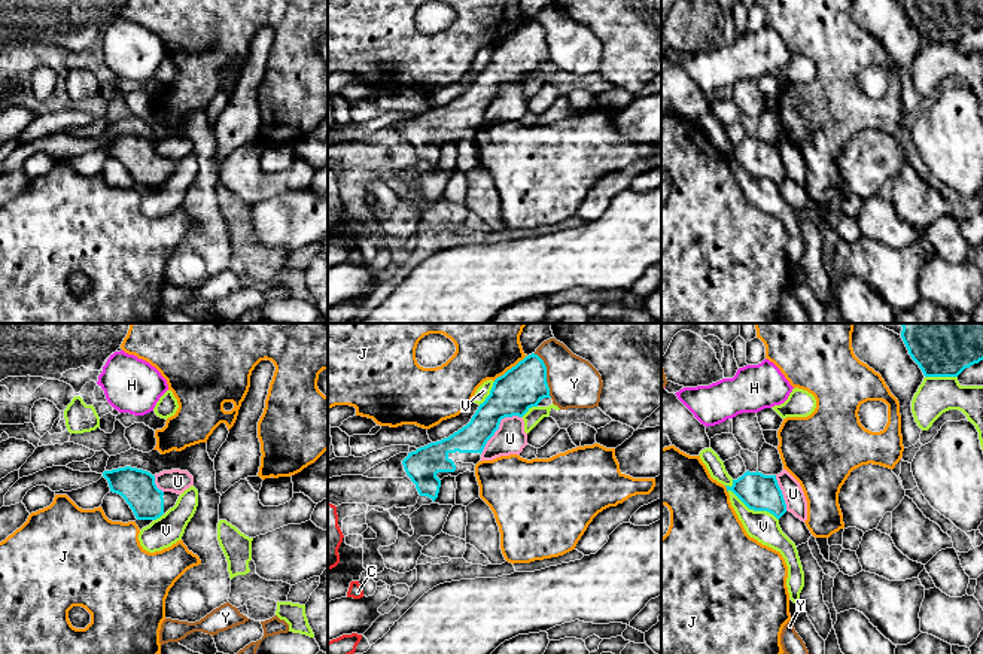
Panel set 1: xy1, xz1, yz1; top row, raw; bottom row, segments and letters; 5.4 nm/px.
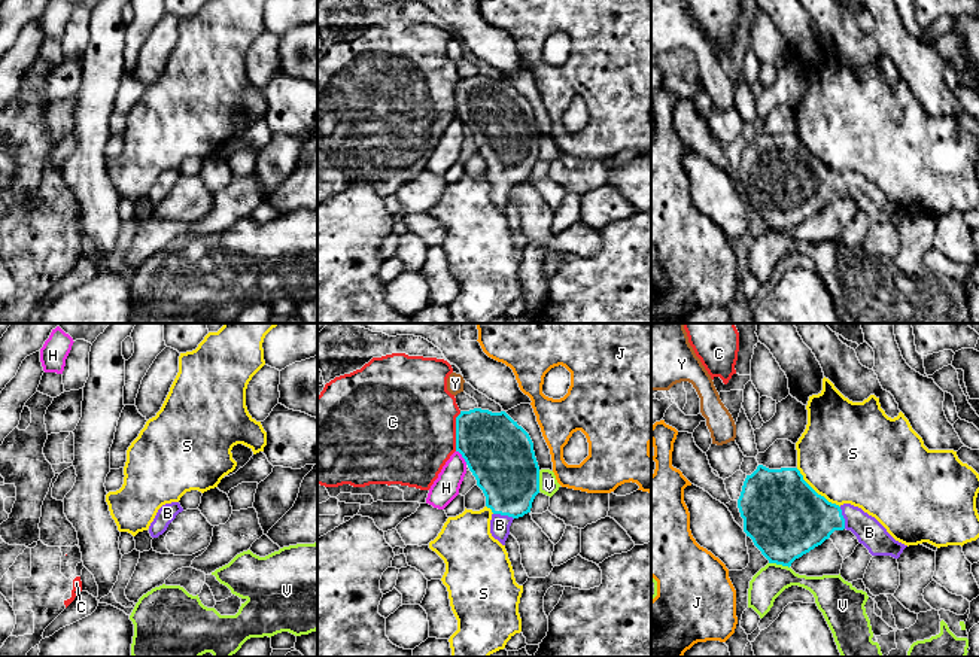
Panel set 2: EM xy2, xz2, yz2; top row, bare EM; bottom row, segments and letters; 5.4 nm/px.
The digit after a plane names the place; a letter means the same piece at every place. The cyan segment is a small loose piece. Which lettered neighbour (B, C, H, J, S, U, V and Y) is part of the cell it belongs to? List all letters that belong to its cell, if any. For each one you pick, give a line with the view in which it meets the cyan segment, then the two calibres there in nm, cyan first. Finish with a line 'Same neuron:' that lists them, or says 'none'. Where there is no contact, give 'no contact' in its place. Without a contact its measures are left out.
B: meets cyan in yz2; 360 nm thick on the cyan side, 150 nm on the other
Same neuron: B

